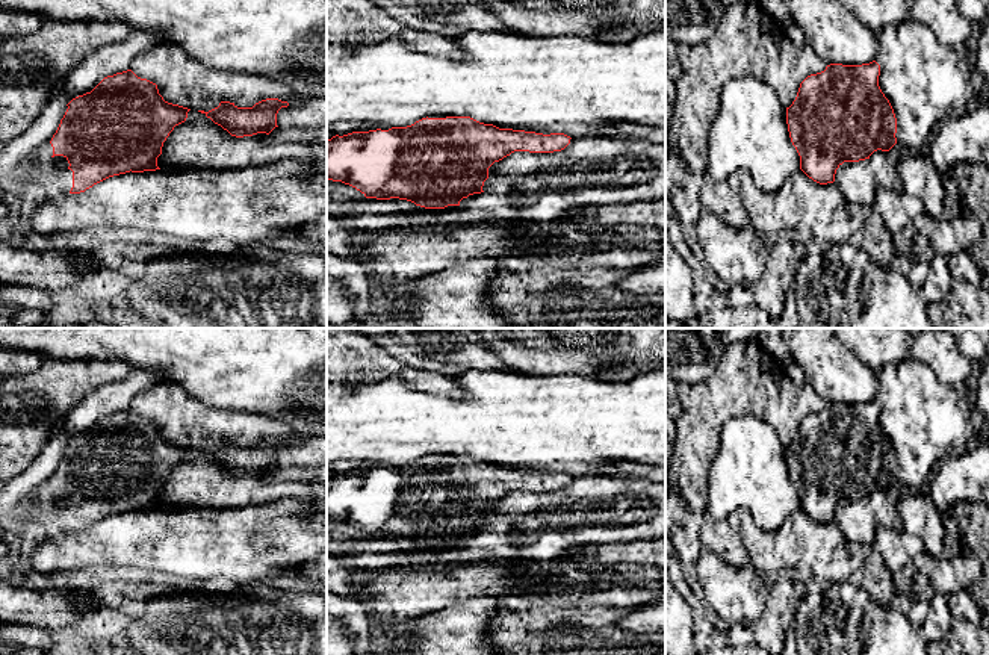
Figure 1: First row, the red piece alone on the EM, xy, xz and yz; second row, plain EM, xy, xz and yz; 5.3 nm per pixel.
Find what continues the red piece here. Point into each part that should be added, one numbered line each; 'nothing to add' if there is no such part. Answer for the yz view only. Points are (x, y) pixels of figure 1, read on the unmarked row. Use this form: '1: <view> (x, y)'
nothing to add

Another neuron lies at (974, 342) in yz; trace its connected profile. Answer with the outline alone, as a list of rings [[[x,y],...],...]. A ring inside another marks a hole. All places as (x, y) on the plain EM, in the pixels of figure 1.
[[[932,328],[950,333],[963,355],[971,362],[984,362],[989,355],[989,328]]]

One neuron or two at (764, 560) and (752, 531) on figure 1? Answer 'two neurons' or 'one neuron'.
one neuron

